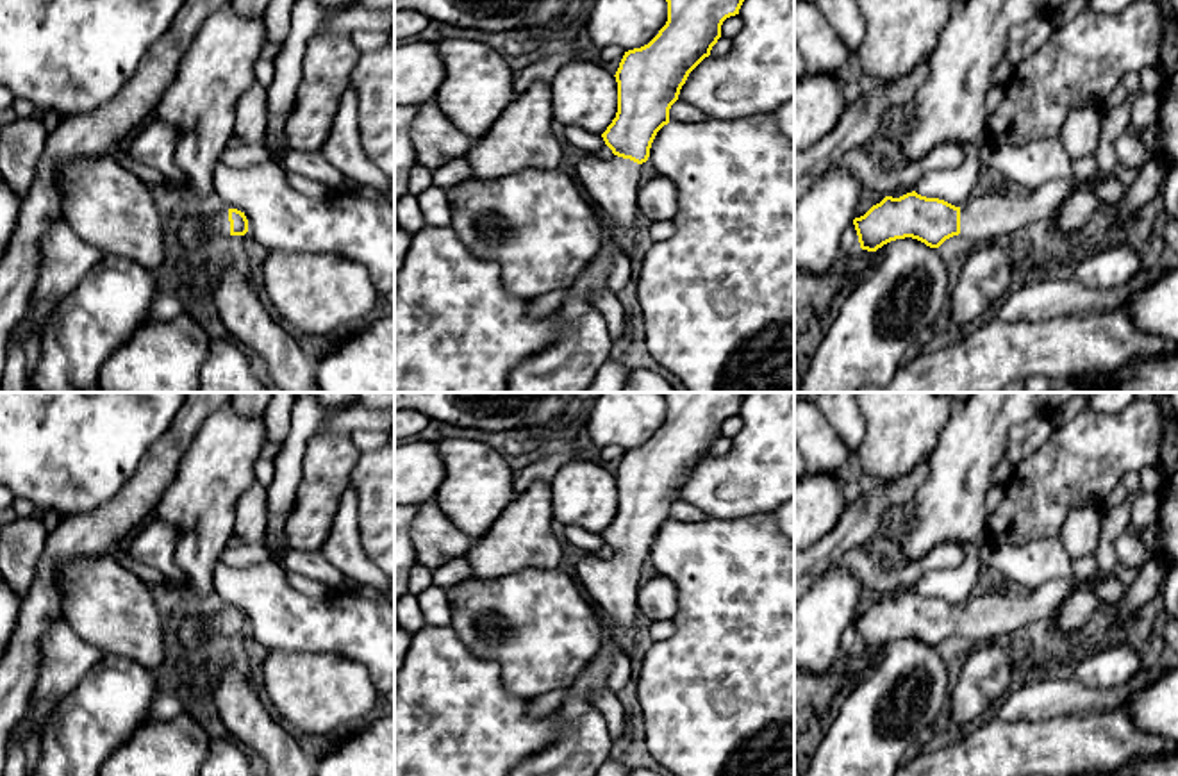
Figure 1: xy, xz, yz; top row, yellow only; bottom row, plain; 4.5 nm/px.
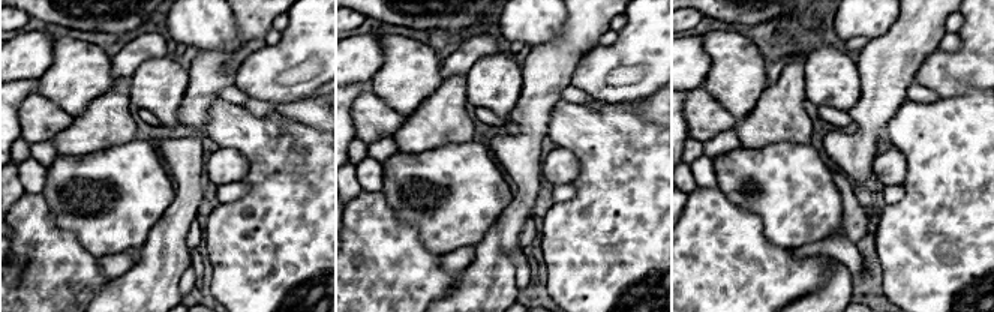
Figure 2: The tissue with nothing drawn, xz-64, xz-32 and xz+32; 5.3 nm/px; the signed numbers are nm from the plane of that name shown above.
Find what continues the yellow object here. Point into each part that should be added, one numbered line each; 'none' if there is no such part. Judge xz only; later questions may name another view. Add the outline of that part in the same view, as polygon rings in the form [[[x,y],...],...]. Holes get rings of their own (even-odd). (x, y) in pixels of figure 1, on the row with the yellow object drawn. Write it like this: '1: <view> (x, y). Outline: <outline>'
1: xz (613, 184). Outline: [[[585,155],[575,168],[575,180],[609,218],[612,248],[625,250],[641,221],[637,211],[639,164],[618,155],[610,159]]]

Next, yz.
1: yz (993, 216). Outline: [[[1074,175],[1051,180],[1030,194],[1019,194],[1014,186],[1001,184],[960,207],[960,235],[973,246],[980,246],[1028,227],[1048,225],[1066,209],[1080,180]]]

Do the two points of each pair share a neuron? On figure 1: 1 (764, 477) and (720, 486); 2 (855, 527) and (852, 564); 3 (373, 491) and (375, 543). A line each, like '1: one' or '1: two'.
1: one
2: two
3: one

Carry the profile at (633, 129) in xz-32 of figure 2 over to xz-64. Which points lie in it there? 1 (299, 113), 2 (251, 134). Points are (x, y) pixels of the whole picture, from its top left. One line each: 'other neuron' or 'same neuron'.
1: other neuron
2: same neuron

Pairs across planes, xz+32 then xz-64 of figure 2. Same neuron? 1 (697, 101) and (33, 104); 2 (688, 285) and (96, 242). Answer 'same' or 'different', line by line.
1: same
2: different

